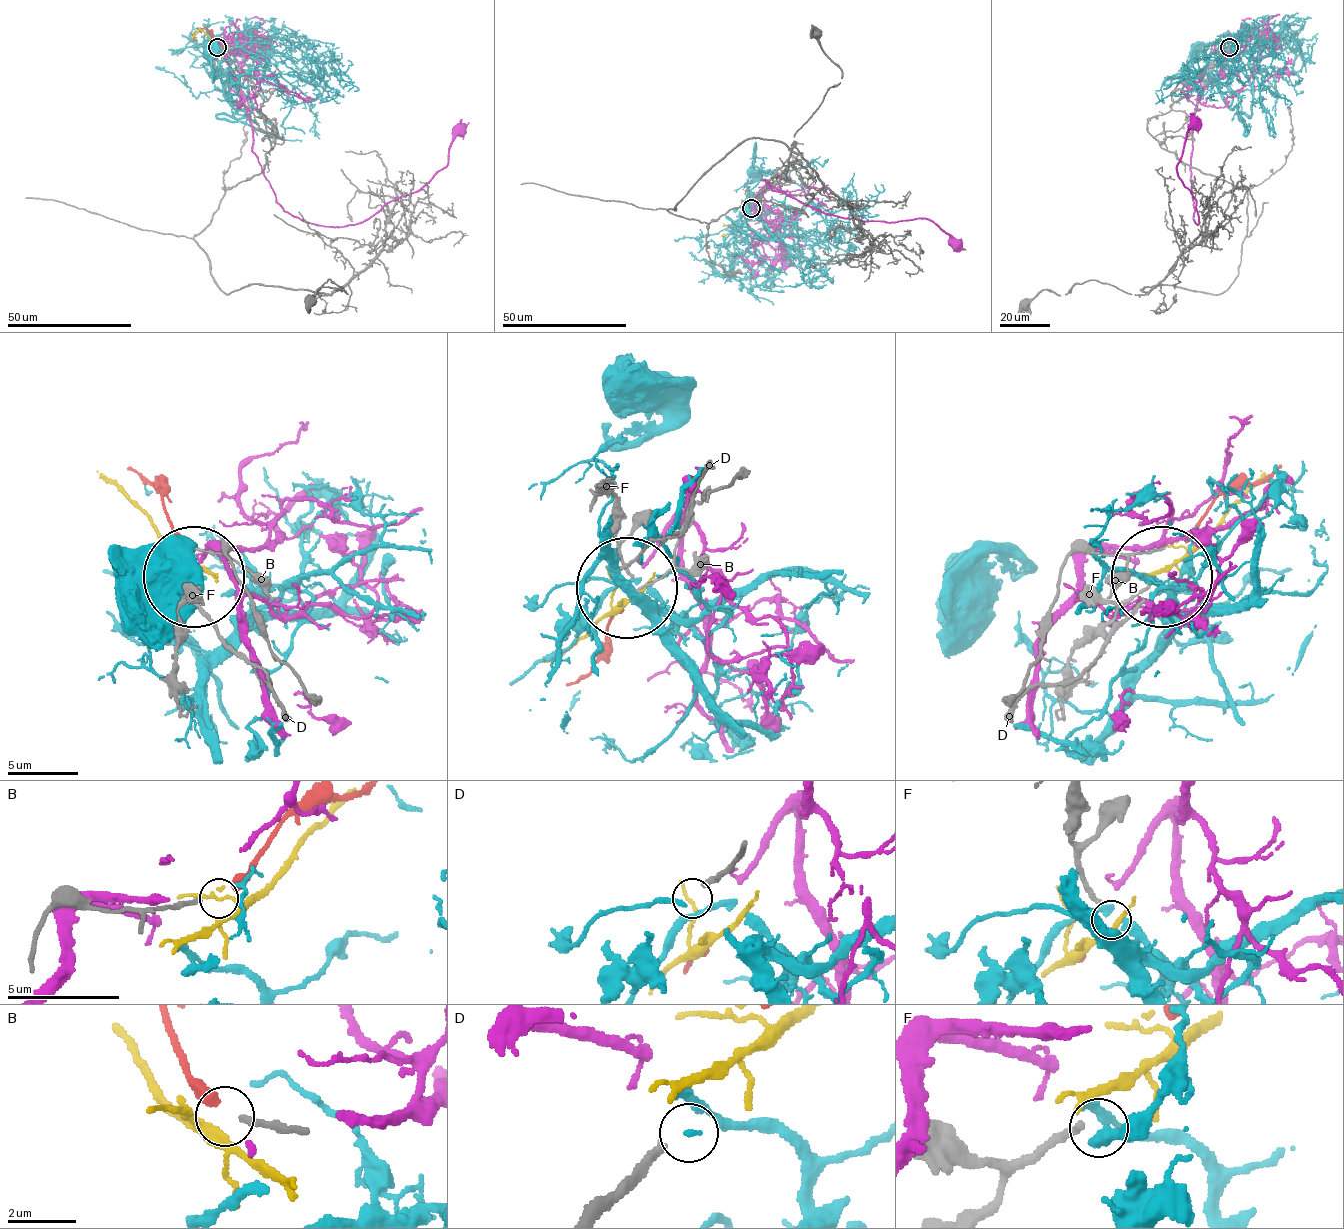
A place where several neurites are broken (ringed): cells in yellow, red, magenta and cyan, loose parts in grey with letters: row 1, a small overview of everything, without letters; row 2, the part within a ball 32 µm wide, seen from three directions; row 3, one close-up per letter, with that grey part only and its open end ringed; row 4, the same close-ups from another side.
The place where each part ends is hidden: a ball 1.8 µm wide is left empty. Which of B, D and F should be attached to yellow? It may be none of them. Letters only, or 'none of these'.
none of these

